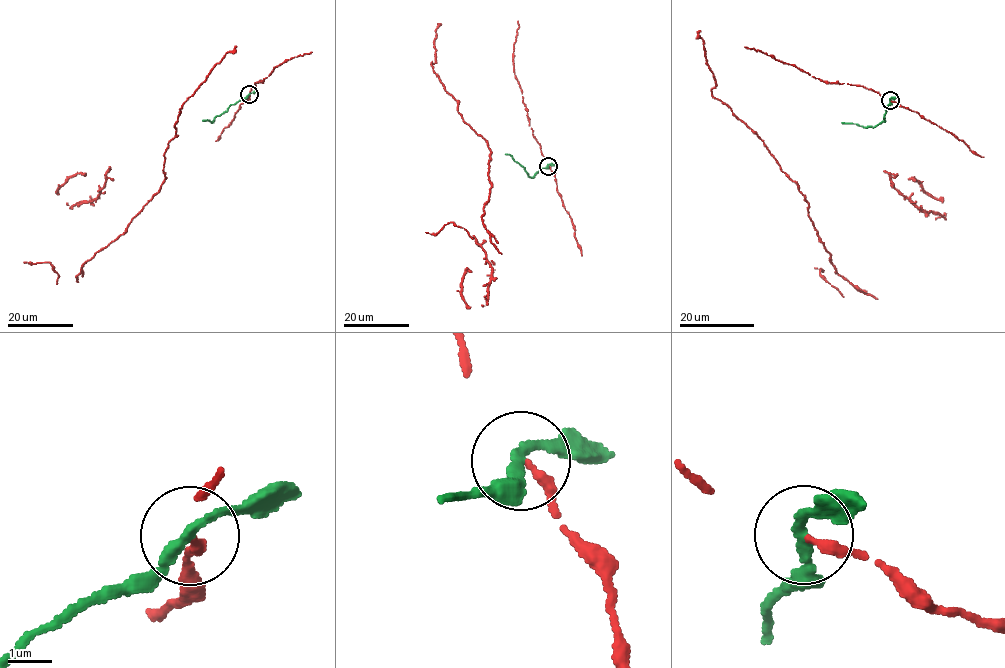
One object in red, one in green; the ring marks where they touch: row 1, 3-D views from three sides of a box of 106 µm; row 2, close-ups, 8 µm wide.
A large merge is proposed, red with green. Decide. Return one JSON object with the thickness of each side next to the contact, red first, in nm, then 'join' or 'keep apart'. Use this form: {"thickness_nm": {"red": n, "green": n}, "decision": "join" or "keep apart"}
{"thickness_nm": {"red": 220, "green": 220}, "decision": "keep apart"}

